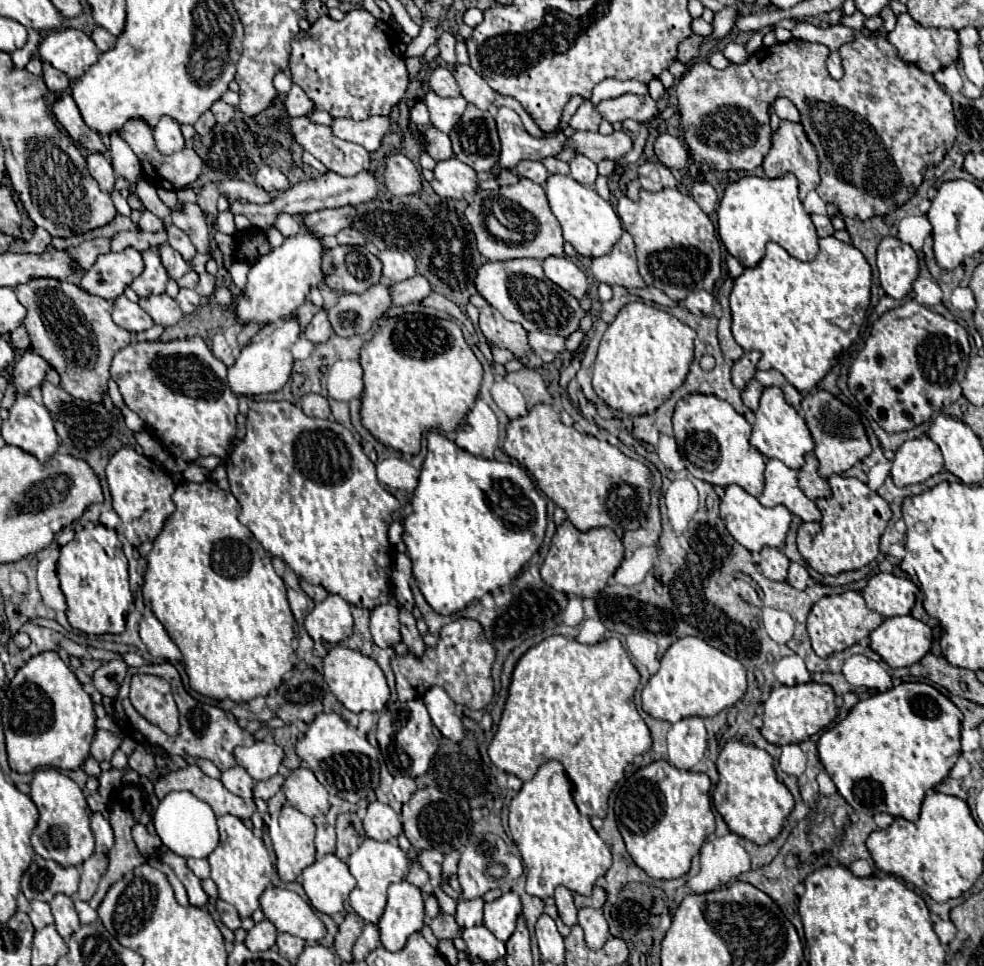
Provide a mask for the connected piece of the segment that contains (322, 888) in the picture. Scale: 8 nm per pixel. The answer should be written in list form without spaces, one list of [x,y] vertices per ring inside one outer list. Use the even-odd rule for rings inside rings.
[[[327,854],[303,870],[301,884],[311,900],[311,906],[333,916],[343,910],[345,900],[355,888],[355,878],[343,860],[335,854]]]

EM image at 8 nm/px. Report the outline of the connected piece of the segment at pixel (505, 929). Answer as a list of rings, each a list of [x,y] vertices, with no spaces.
[[[507,892],[501,898],[485,904],[485,926],[501,940],[507,942],[515,930],[515,922],[521,914],[521,902],[515,892]]]

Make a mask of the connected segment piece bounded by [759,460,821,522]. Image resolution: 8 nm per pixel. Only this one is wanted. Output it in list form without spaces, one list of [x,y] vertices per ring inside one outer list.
[[[767,460],[765,468],[765,490],[759,502],[767,508],[777,504],[787,506],[803,522],[821,522],[821,512],[813,500],[809,500],[797,484],[797,472],[787,468],[779,460]]]

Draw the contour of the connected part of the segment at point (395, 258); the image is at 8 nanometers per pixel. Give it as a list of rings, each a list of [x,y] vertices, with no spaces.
[[[383,250],[379,252],[379,260],[383,264],[383,276],[393,284],[417,274],[415,260],[407,254],[407,250]]]

